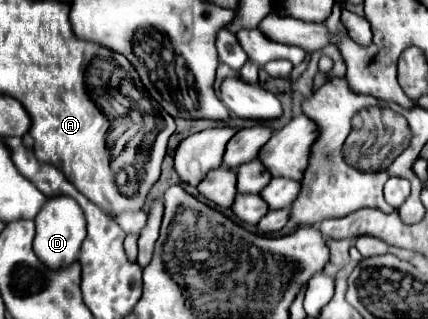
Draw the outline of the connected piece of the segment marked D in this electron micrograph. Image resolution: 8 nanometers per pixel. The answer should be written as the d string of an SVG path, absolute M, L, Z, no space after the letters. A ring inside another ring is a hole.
M69 196L47 198L45 206L35 218L35 226L37 226L37 234L33 240L33 250L43 264L47 264L49 268L61 268L77 260L81 240L85 240L87 230L85 230L85 216L81 212L81 206L73 198Z

